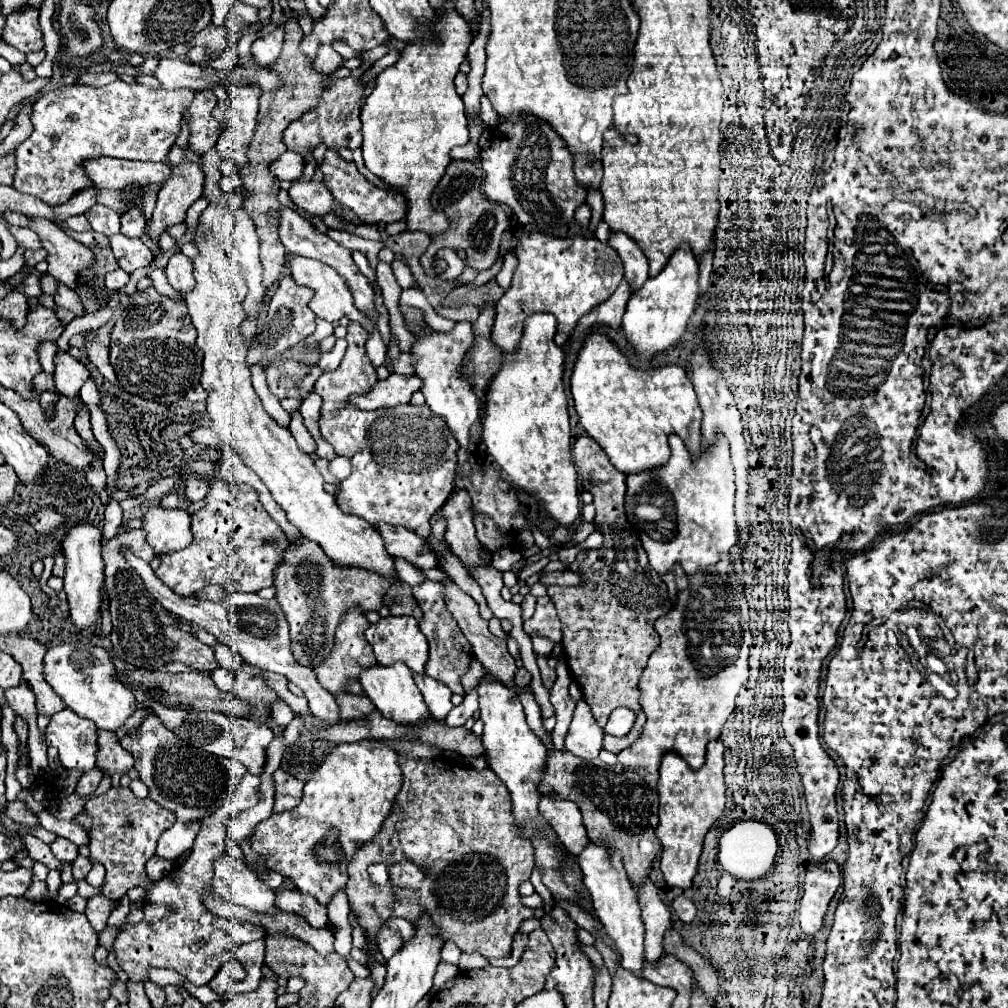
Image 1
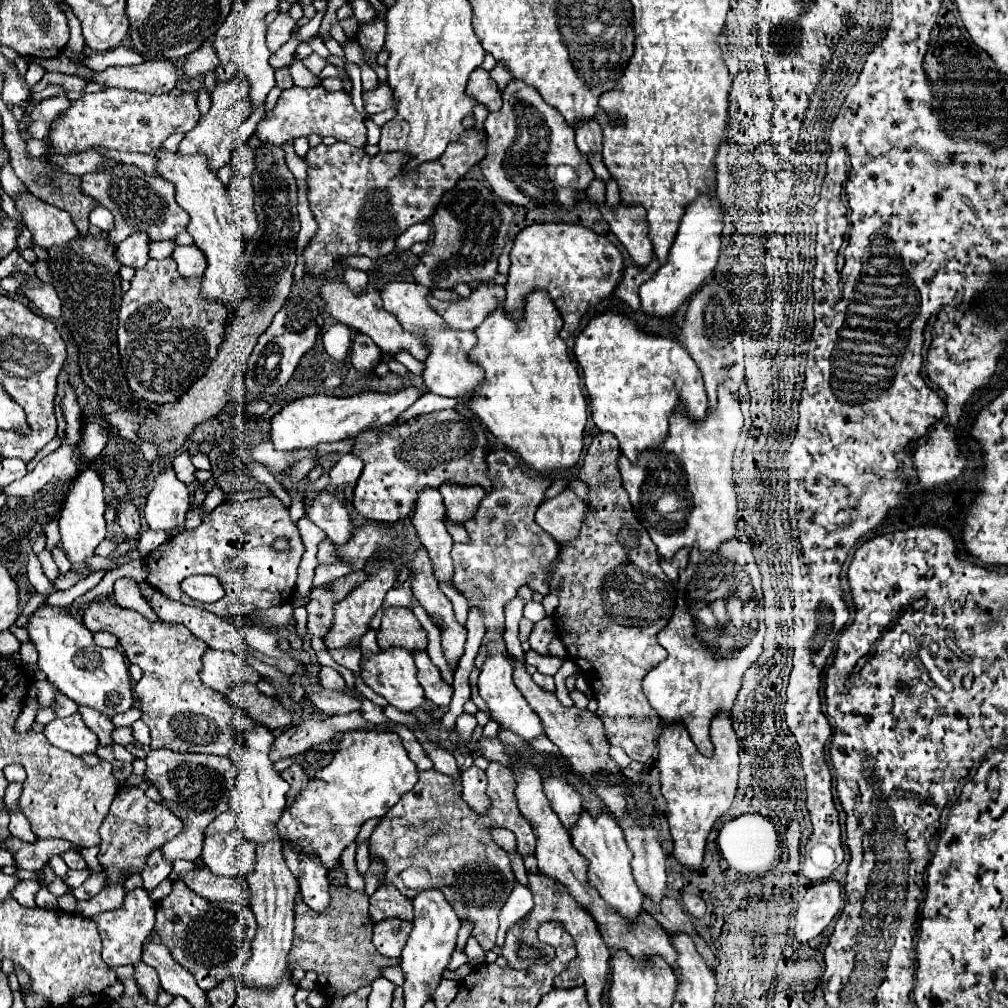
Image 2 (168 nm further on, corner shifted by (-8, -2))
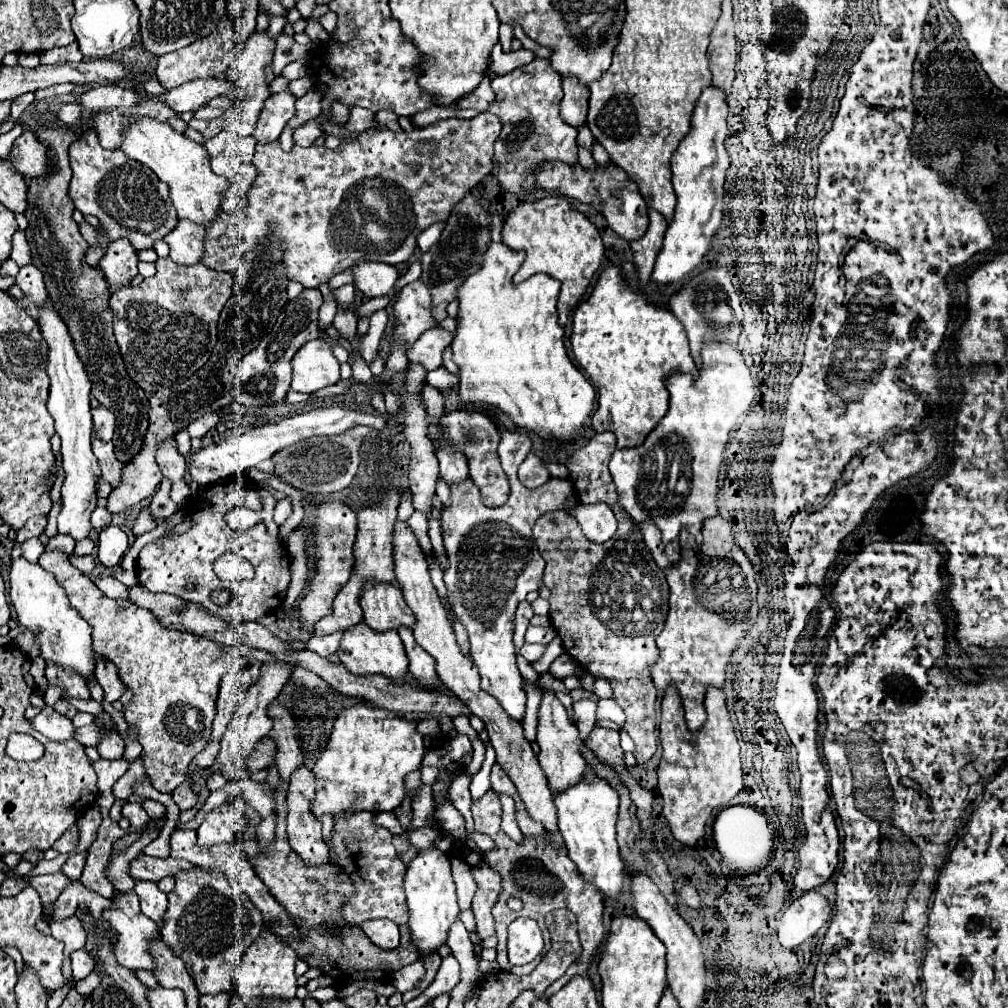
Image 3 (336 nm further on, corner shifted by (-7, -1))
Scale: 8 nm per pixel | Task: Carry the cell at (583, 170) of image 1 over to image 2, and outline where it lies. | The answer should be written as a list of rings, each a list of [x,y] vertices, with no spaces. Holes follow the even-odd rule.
[[[596,121],[580,123],[580,127],[576,127],[574,133],[576,133],[576,145],[584,155],[602,149],[602,129]]]

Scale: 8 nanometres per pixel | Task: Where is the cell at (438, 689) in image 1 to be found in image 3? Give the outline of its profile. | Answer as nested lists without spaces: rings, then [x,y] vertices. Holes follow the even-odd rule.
[[[401,628],[399,636],[405,644],[407,658],[409,658],[409,672],[421,686],[427,686],[429,690],[435,690],[439,684],[439,676],[435,672],[435,660],[415,642],[409,628]]]

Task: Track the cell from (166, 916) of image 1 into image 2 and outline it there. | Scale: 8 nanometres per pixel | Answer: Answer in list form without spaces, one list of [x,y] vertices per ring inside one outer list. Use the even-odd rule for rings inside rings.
[[[174,881],[172,893],[156,907],[156,931],[160,943],[170,949],[172,959],[194,975],[202,991],[210,991],[228,977],[240,979],[244,959],[248,959],[248,951],[252,951],[256,919],[244,903],[206,901],[182,881]]]

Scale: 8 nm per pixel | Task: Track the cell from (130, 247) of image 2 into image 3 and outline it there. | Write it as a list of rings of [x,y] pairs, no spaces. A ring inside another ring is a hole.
[[[119,238],[109,244],[107,254],[99,260],[109,286],[125,286],[133,276],[137,276],[137,252],[127,238]]]

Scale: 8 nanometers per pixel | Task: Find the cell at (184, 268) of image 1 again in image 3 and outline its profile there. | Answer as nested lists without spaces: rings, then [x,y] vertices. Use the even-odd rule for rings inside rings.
[[[179,220],[179,226],[165,236],[165,242],[169,244],[171,260],[179,264],[199,264],[205,254],[205,228]]]

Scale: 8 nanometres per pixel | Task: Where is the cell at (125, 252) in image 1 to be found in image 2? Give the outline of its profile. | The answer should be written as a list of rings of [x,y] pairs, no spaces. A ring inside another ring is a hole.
[[[166,257],[162,261],[150,259],[146,267],[138,269],[132,287],[122,297],[122,307],[118,315],[118,349],[120,349],[120,363],[124,367],[128,385],[136,395],[150,403],[170,403],[178,399],[196,379],[200,379],[212,359],[218,355],[218,347],[224,341],[224,319],[228,311],[220,307],[220,303],[208,303],[200,295],[202,277],[188,279],[182,277],[176,269],[176,261]]]

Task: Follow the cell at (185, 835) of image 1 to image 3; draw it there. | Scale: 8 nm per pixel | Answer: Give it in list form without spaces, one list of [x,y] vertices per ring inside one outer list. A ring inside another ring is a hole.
[[[139,880],[135,884],[135,894],[141,900],[143,914],[159,924],[159,918],[163,916],[163,910],[167,910],[167,896],[157,890],[155,882],[149,882],[149,880]]]

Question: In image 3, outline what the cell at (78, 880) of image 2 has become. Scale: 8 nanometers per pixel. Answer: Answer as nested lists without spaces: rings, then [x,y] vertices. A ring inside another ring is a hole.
[[[63,872],[47,874],[47,876],[35,876],[31,878],[31,886],[39,892],[41,902],[55,902],[57,896],[71,884],[71,878]]]

